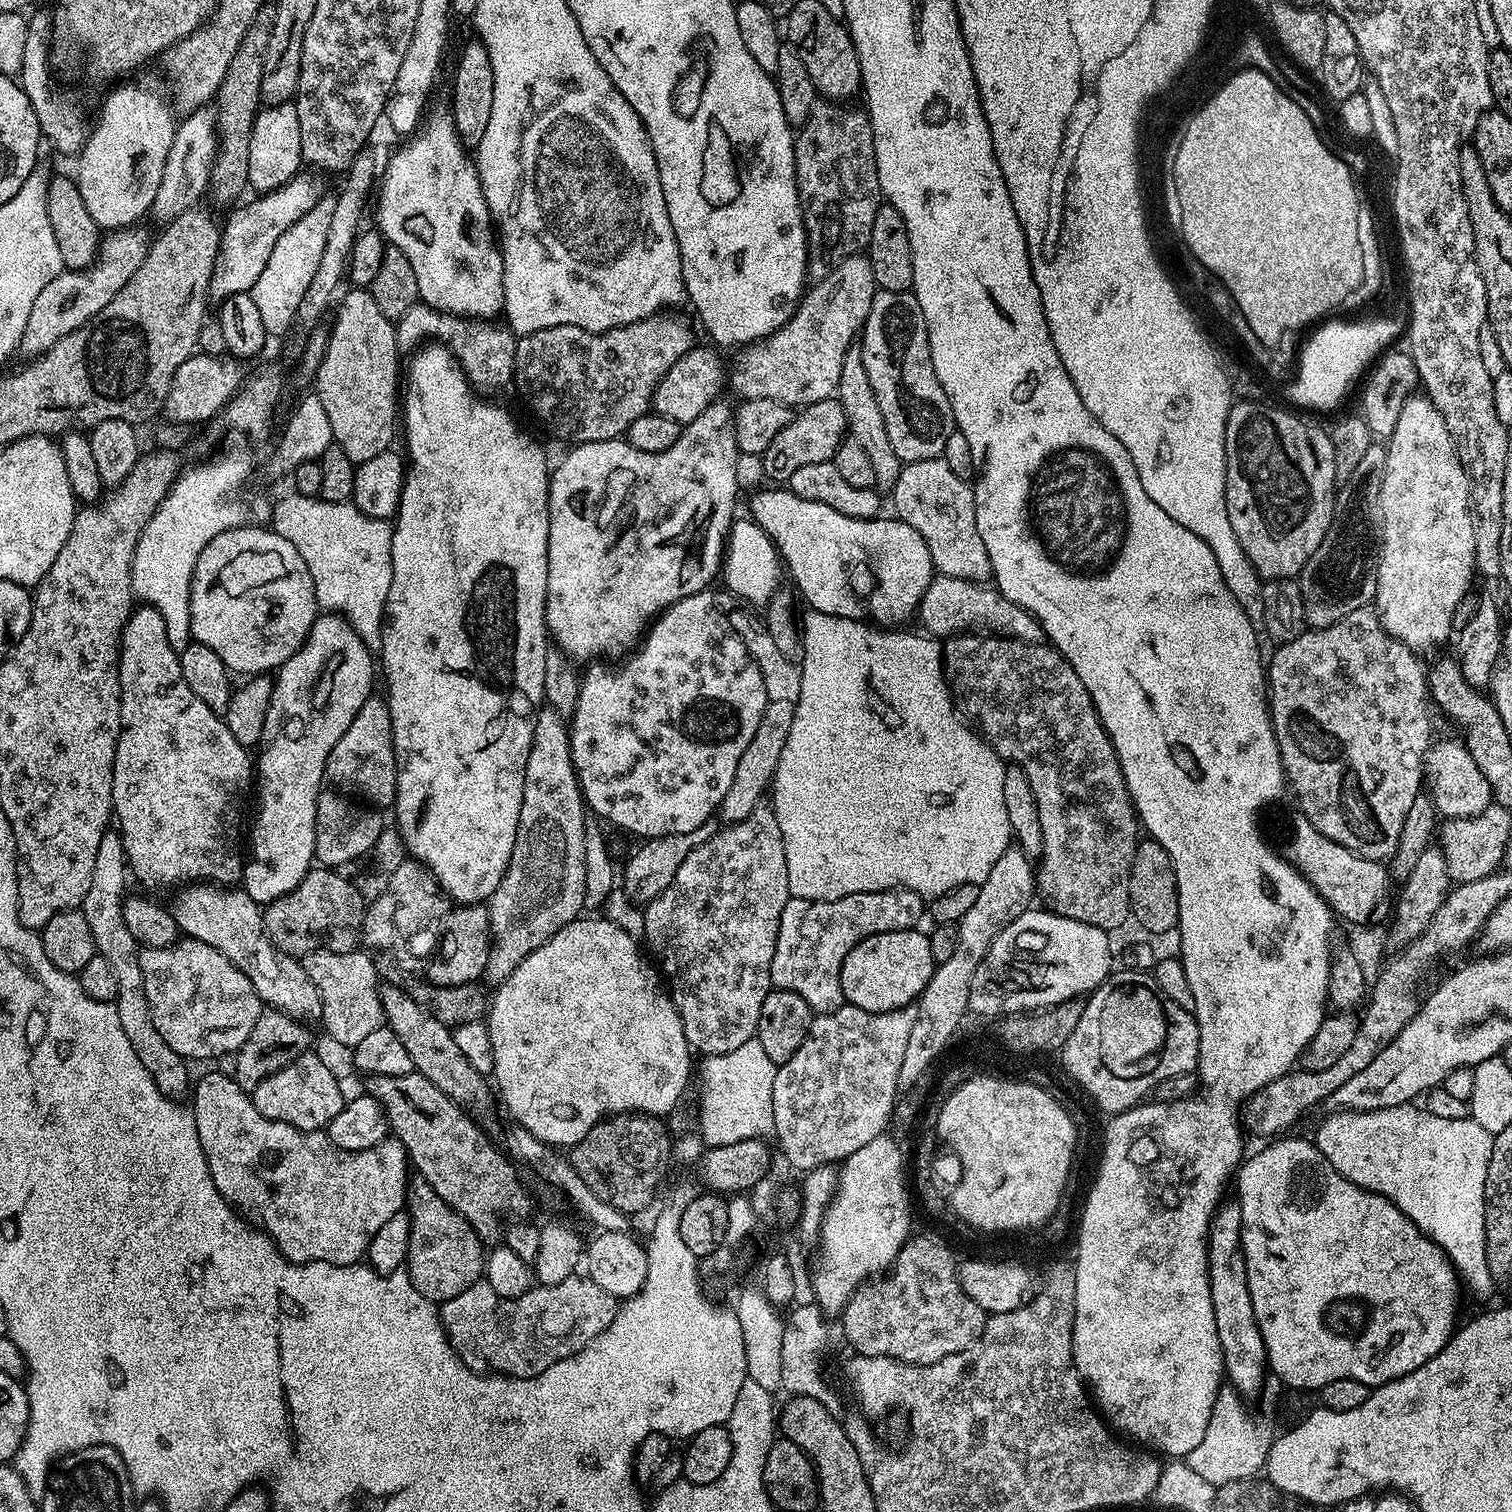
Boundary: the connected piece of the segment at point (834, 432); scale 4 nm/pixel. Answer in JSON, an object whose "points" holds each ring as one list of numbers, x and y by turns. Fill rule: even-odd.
{"points":[[839,399,823,400,801,407,764,450,765,477,772,482,787,482,790,474,796,473,802,466,832,460,840,441,845,439,847,426,846,414]]}

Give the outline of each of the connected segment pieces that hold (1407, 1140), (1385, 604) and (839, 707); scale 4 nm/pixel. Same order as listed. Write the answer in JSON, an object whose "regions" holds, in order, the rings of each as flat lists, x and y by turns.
{"regions":[[[1409,1102,1393,1108,1375,1108,1369,1112,1333,1111,1328,1114,1332,1116,1321,1122,1320,1129,1314,1135,1314,1143,1339,1176,1345,1176,1360,1188,1379,1192,1399,1206,1420,1231,1445,1252,1463,1287,1465,1284,1476,1296,1488,1296,1492,1288,1494,1292,1494,1281,1486,1250,1484,1195,1494,1136,1471,1118,1451,1120,1448,1116,1423,1112,1416,1106]],[[1413,394,1408,397,1406,406,1402,406,1402,414,1398,414,1398,426,1394,426,1394,434,1387,437,1385,477,1382,478,1380,503,1379,503,1379,553,1374,564,1374,578,1376,574,1376,601,1374,607,1376,615,1379,616,1382,626,1394,638,1398,638,1407,648,1421,650,1420,648,1432,648,1435,644,1440,644,1448,635,1451,637,1454,632,1452,619,1456,616,1456,607,1460,604,1460,599,1468,592,1468,583,1474,580,1474,519,1473,509,1470,507,1470,493,1468,491,1468,475,1464,473,1462,462,1456,453,1454,442,1450,438,1450,430,1446,430,1446,422,1442,414,1438,412,1435,405,1424,394]],[[811,610,805,613,804,626,802,624,802,659,798,664,801,670,801,693,798,694,793,724,770,785,770,807,776,816,778,830,782,830,786,874,790,878,792,896,807,900,837,900,846,894,881,892,884,888,902,887,912,888,920,896,931,898,954,886,980,884,986,874,990,874,990,866,1002,858,1012,840,1012,827,1006,818,1006,802,1002,802,1006,764,987,740,973,731,958,715,950,693,938,675,937,661,935,664,928,653,932,648,932,640,925,635,922,637,904,632,908,630,881,630,862,620,838,618]]]}

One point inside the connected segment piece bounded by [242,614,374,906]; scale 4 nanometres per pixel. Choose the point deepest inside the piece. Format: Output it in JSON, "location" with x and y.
{"location":[315,694]}

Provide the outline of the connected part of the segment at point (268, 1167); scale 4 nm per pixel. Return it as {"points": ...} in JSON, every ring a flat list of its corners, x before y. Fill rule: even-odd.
{"points":[[208,1072,200,1081,195,1081,194,1091,191,1093,192,1104,190,1111,196,1120,196,1129,200,1145,204,1151,204,1157,208,1163,208,1169,212,1175,214,1186,223,1194,229,1204,235,1206,249,1221,255,1222,262,1229,265,1236,276,1245,276,1249,288,1260,293,1260,295,1264,308,1264,312,1260,326,1262,327,1264,359,1264,365,1259,370,1242,394,1214,398,1214,405,1207,408,1181,410,1179,410,1161,408,1154,401,1146,399,1140,395,1138,385,1138,381,1144,376,1144,373,1148,367,1148,361,1152,351,1152,342,1150,328,1141,327,1135,323,1131,304,1132,301,1128,290,1126,286,1122,271,1120,262,1115,254,1106,251,1095,238,1086,238,1082,231,1075,224,1072]]}

